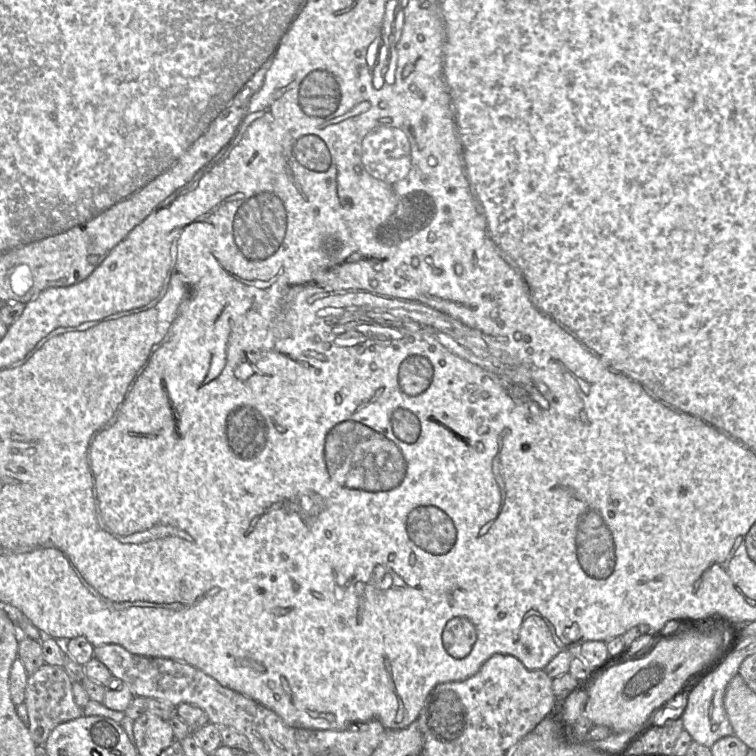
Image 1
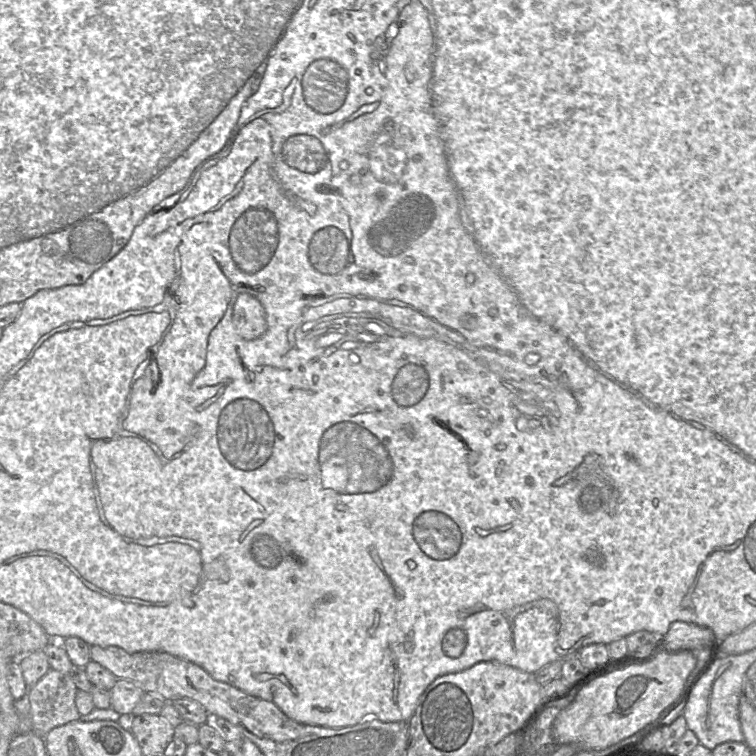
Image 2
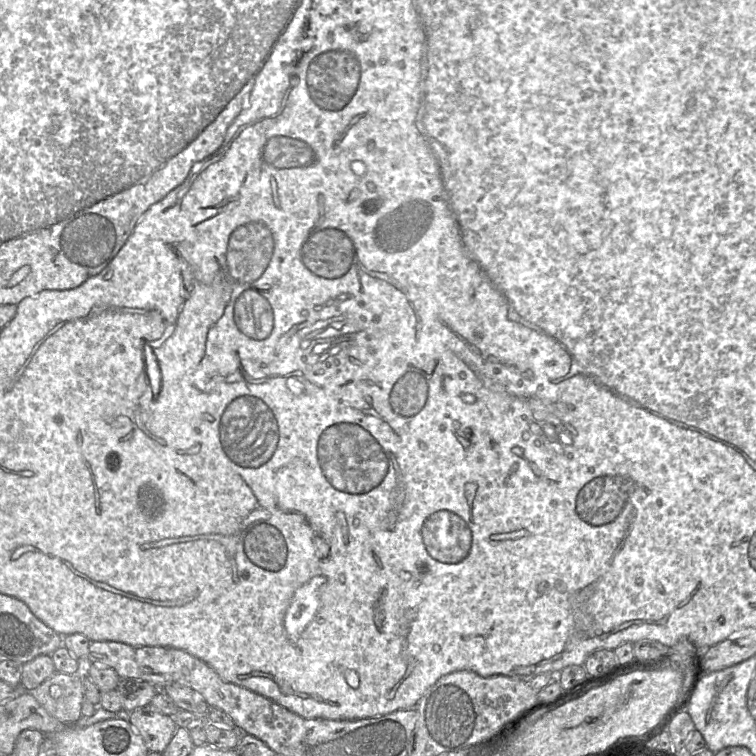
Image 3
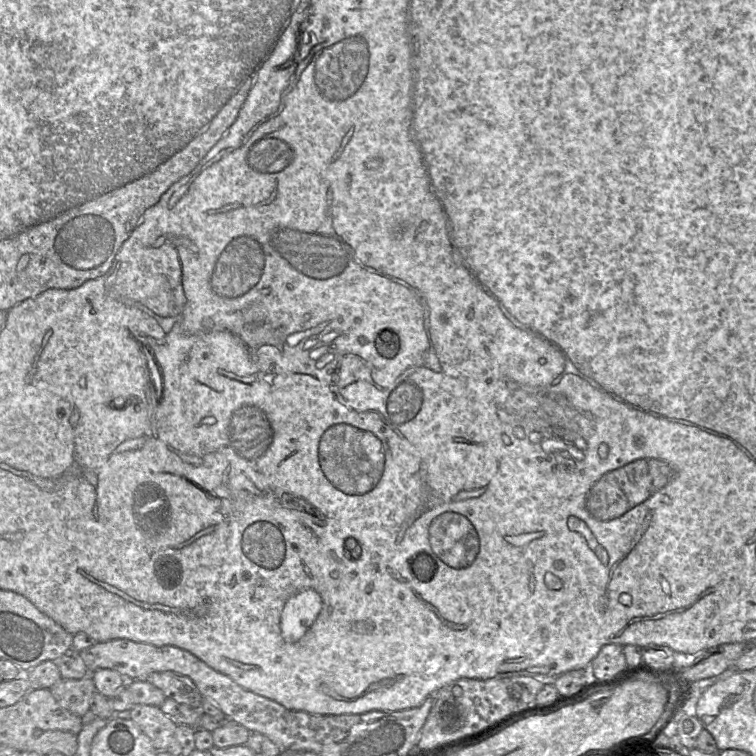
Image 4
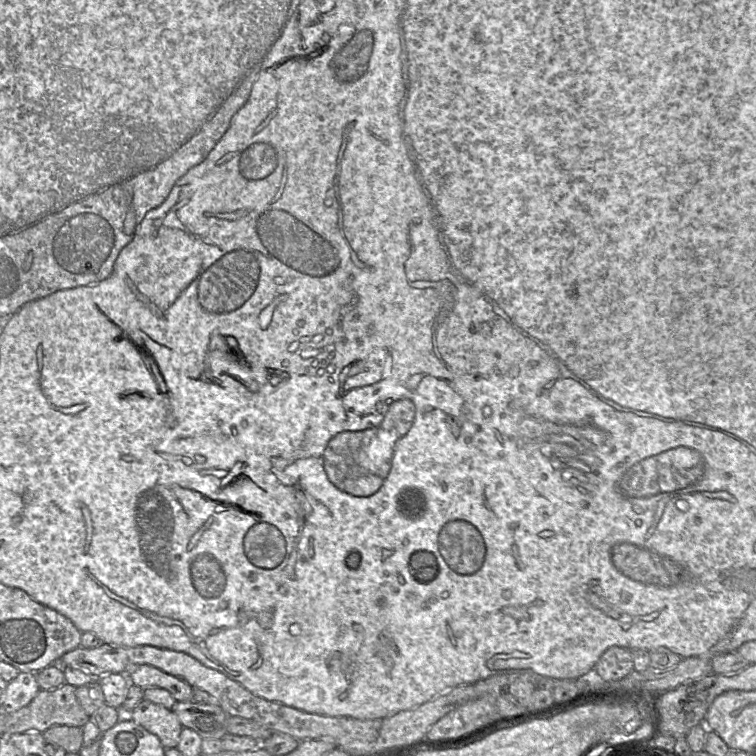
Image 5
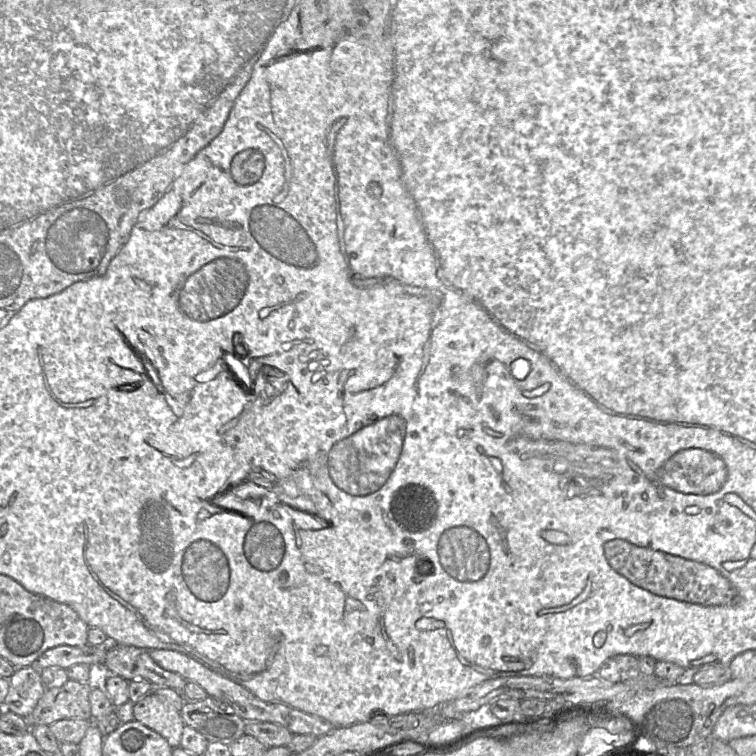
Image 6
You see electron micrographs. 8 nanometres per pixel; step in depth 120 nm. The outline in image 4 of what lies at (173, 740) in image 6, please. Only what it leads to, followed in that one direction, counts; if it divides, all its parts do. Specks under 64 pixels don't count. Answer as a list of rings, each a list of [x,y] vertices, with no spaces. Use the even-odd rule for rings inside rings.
[[[134,705],[130,713],[130,719],[149,737],[153,747],[157,751],[166,751],[178,725],[157,706]]]

